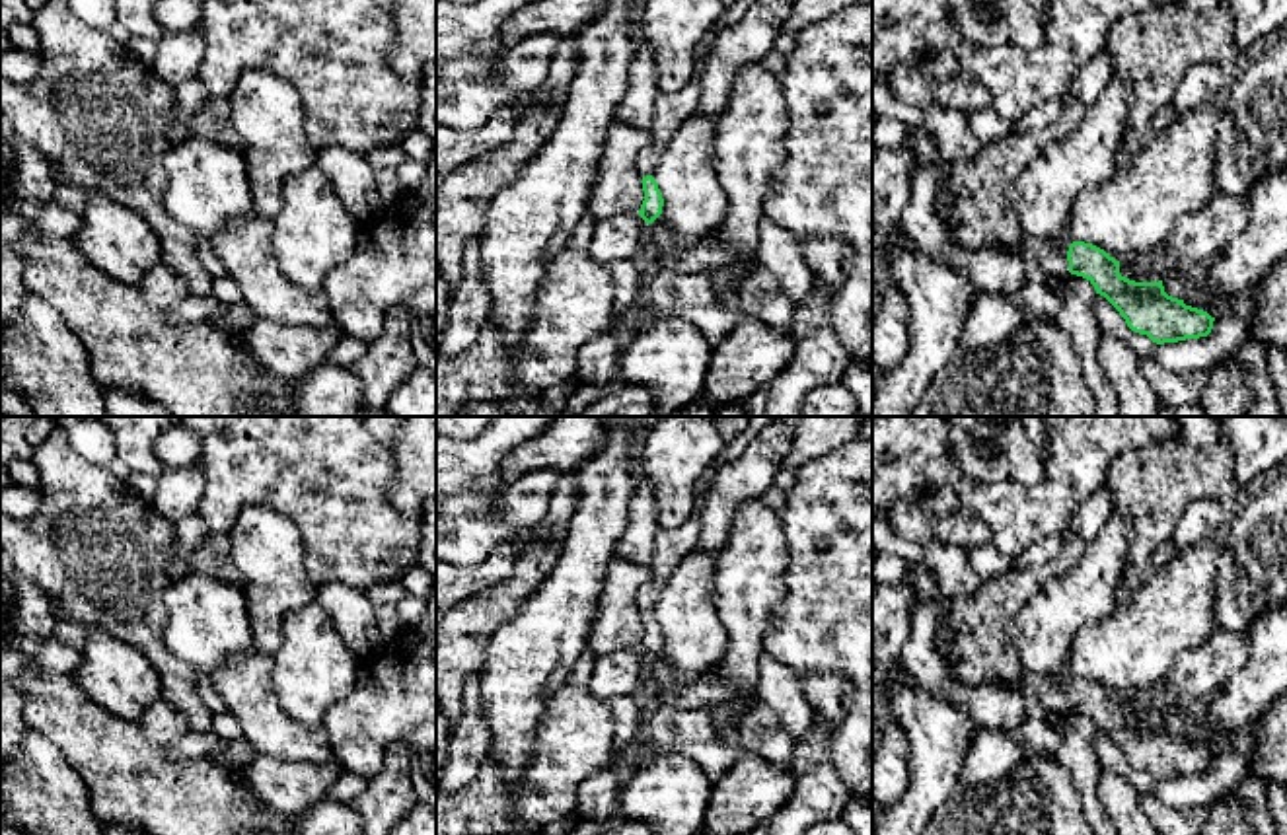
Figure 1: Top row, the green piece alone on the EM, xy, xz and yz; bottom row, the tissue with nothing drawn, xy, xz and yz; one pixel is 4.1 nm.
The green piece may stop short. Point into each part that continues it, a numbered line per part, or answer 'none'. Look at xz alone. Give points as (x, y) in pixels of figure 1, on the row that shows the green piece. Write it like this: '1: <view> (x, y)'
1: xz (672, 111)

